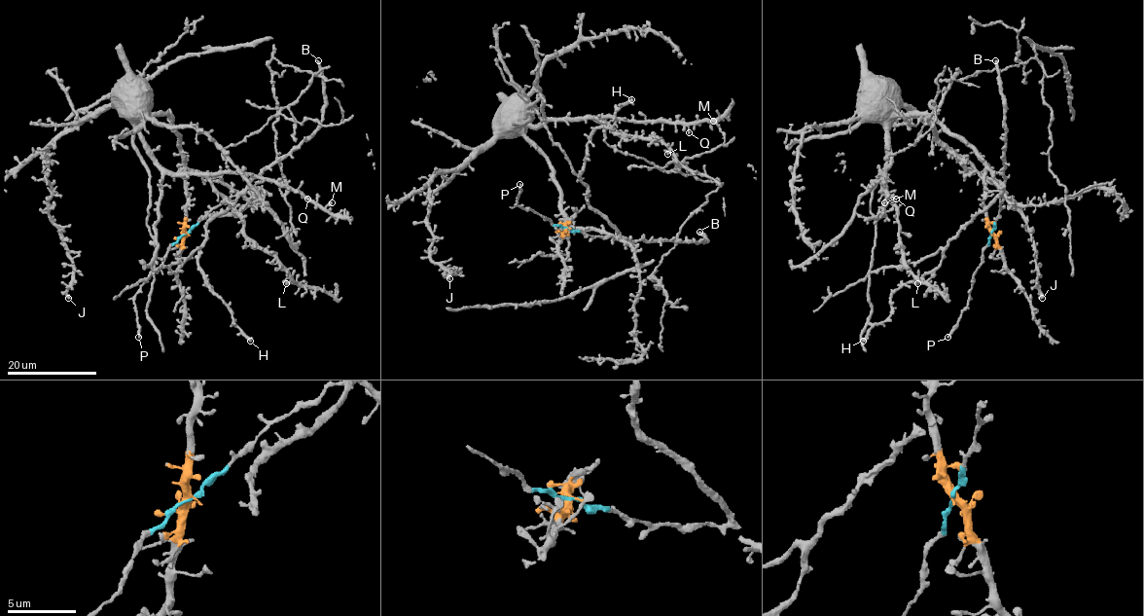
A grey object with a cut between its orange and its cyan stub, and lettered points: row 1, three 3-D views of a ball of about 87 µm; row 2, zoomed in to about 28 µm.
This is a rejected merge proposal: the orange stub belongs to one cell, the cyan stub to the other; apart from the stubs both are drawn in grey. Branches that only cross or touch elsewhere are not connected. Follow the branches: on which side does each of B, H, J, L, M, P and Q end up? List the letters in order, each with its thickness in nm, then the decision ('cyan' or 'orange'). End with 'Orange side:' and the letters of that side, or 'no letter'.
B: 400 nm thick; cyan
H: 320 nm thick; cyan
J: 240 nm thick; orange
L: 320 nm thick; orange
M: 440 nm thick; orange
P: 260 nm thick; cyan
Q: 300 nm thick; orange
Orange side: J, L, M, Q

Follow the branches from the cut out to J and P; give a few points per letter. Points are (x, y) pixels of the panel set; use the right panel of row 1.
J: (991, 234), (984, 162), (923, 115), (898, 108), (909, 108), (1013, 202), (1034, 246), (1042, 298)
P: (991, 234), (973, 274), (968, 304), (947, 338)

